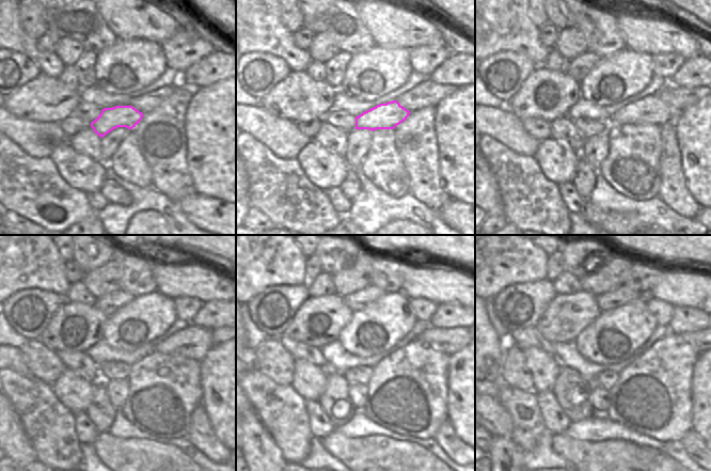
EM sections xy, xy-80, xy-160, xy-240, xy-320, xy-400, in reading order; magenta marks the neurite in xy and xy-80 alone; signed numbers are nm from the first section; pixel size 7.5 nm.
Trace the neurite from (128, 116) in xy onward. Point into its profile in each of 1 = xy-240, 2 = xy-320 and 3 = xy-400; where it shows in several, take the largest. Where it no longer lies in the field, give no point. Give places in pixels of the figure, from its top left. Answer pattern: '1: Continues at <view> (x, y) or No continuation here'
1: Continues at xy-240 (193, 342)
2: Continues at xy-320 (448, 341)
3: Continues at xy-400 (692, 338)

